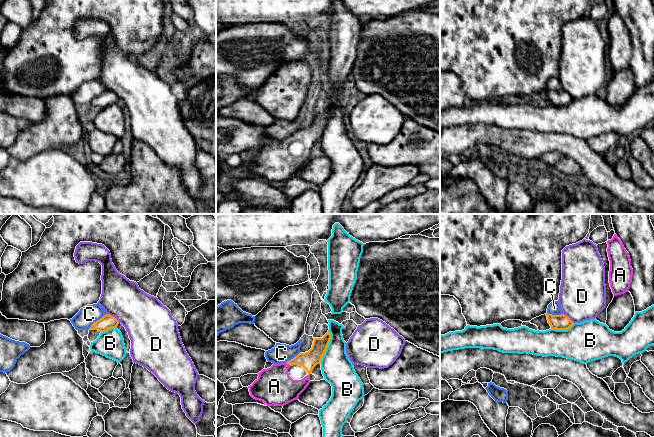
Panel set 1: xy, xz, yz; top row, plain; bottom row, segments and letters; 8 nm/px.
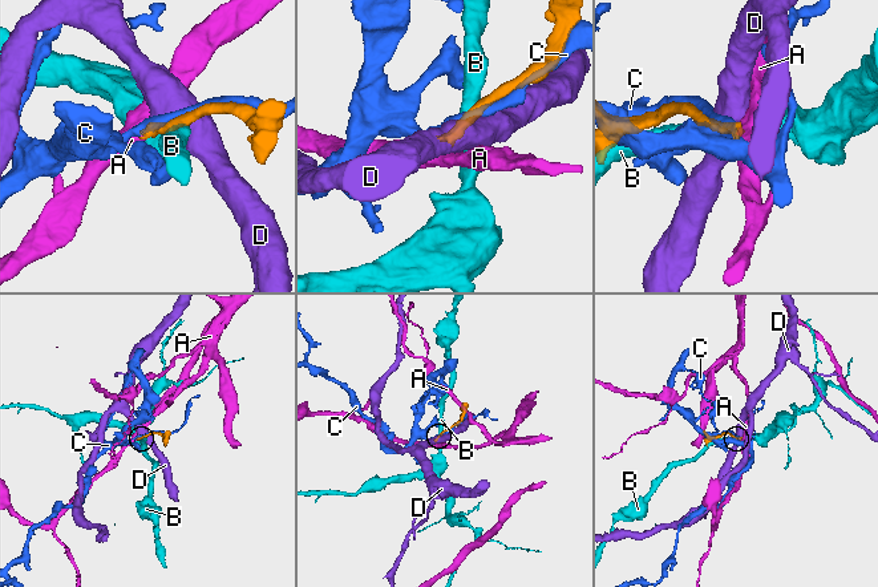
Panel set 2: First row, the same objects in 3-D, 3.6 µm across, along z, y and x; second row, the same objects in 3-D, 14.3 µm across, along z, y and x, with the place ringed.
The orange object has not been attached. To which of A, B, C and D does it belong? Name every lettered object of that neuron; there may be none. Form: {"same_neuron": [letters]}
{"same_neuron": ["A"]}

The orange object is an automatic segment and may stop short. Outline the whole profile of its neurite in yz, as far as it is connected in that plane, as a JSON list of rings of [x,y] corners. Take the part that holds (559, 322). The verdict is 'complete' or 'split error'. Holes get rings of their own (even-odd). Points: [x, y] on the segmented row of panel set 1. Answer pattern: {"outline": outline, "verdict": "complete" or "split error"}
{"outline": [[[546,313],[548,323],[551,326],[551,329],[556,330],[567,330],[569,329],[574,323],[564,314],[561,315],[552,315]]], "verdict": "complete"}

